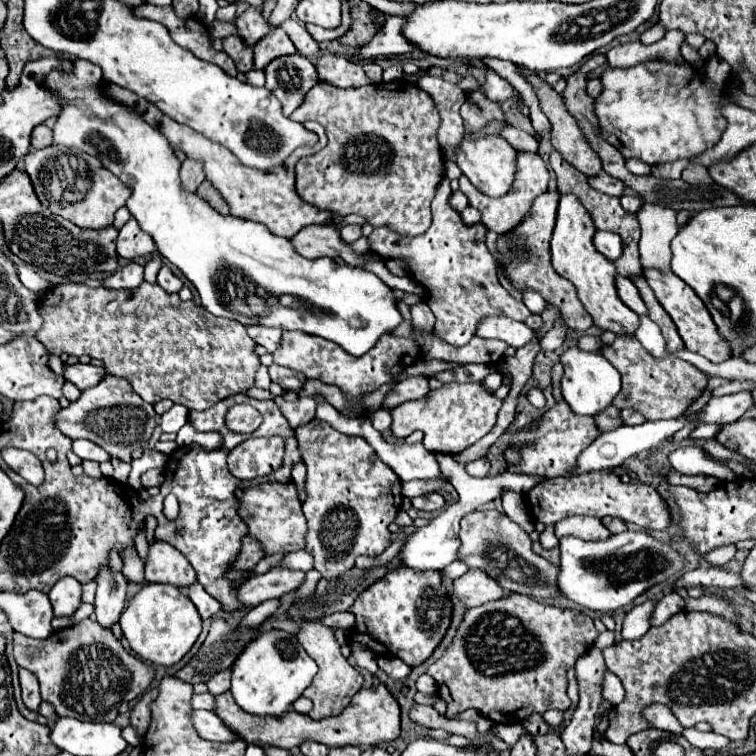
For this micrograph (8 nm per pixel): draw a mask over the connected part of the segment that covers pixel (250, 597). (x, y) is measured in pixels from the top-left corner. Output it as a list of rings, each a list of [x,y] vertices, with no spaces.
[[[273,568],[271,572],[257,574],[239,586],[239,600],[247,606],[257,606],[269,598],[281,598],[295,592],[305,580],[305,572],[289,568]]]

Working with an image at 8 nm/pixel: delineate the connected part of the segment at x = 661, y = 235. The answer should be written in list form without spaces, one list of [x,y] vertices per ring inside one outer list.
[[[643,204],[643,208],[637,212],[641,224],[639,252],[645,270],[647,268],[669,270],[669,262],[671,262],[669,244],[679,232],[675,216],[677,212],[673,208],[665,208],[657,204]]]

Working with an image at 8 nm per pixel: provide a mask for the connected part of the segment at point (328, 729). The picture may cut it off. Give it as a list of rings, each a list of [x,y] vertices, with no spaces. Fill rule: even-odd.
[[[383,684],[377,690],[371,690],[371,688],[359,690],[353,696],[351,704],[345,708],[343,714],[329,716],[329,718],[323,718],[323,720],[313,720],[313,718],[309,718],[305,714],[299,714],[295,710],[285,714],[285,718],[257,718],[253,714],[245,714],[245,710],[241,710],[237,706],[237,702],[233,702],[231,692],[225,692],[225,694],[217,696],[217,716],[235,734],[239,734],[247,744],[265,744],[265,742],[269,742],[269,744],[285,748],[285,750],[301,746],[307,740],[321,742],[329,748],[339,748],[339,746],[367,748],[367,746],[377,746],[377,744],[391,742],[399,736],[399,704]]]

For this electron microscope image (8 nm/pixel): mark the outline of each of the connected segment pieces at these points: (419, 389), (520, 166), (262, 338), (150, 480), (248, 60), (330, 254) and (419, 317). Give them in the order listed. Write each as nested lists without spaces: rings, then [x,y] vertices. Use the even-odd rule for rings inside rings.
[[[407,378],[407,380],[401,380],[397,382],[389,394],[385,396],[385,402],[383,402],[383,408],[395,408],[407,400],[419,400],[423,396],[429,394],[429,384],[427,384],[427,378]]]
[[[519,152],[517,154],[517,182],[513,182],[513,190],[505,198],[489,198],[485,194],[481,194],[479,190],[475,190],[475,186],[465,176],[459,178],[459,184],[461,184],[461,190],[465,192],[465,196],[469,198],[469,204],[483,214],[483,220],[481,222],[489,230],[493,230],[499,236],[503,236],[503,234],[509,234],[513,228],[517,228],[529,216],[531,206],[533,206],[533,200],[539,194],[547,192],[547,186],[549,186],[549,170],[547,170],[547,166],[545,166],[545,162],[541,160],[539,154]]]
[[[249,326],[247,328],[247,334],[253,338],[255,344],[267,348],[267,352],[275,352],[281,344],[281,330],[277,328],[267,328],[267,326]]]
[[[159,468],[147,470],[147,472],[141,476],[143,488],[149,488],[149,486],[161,486],[161,482],[163,482],[163,470],[159,470]]]
[[[229,36],[223,40],[223,50],[233,58],[239,72],[253,70],[253,50],[245,46],[237,36]]]
[[[307,226],[291,238],[295,250],[305,258],[341,258],[349,266],[363,266],[367,254],[357,254],[341,240],[335,226]]]
[[[420,302],[410,308],[413,325],[420,325],[419,332],[425,334],[434,328],[436,318],[426,302]]]

